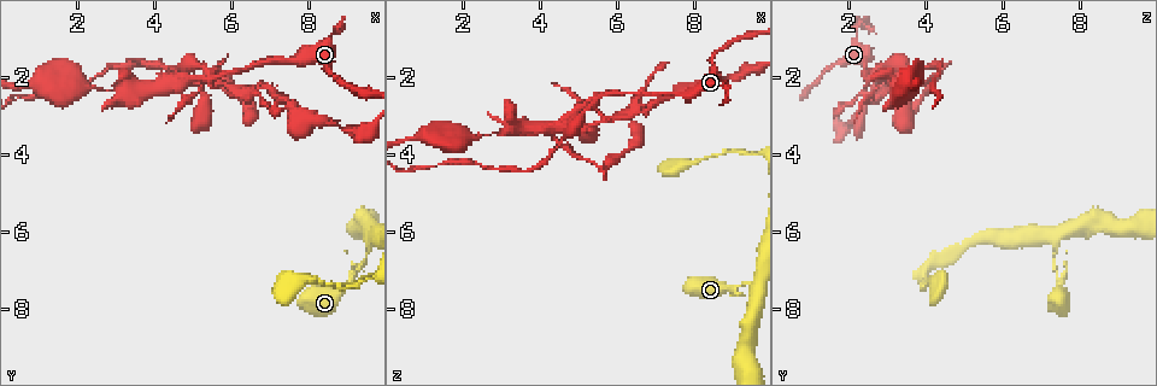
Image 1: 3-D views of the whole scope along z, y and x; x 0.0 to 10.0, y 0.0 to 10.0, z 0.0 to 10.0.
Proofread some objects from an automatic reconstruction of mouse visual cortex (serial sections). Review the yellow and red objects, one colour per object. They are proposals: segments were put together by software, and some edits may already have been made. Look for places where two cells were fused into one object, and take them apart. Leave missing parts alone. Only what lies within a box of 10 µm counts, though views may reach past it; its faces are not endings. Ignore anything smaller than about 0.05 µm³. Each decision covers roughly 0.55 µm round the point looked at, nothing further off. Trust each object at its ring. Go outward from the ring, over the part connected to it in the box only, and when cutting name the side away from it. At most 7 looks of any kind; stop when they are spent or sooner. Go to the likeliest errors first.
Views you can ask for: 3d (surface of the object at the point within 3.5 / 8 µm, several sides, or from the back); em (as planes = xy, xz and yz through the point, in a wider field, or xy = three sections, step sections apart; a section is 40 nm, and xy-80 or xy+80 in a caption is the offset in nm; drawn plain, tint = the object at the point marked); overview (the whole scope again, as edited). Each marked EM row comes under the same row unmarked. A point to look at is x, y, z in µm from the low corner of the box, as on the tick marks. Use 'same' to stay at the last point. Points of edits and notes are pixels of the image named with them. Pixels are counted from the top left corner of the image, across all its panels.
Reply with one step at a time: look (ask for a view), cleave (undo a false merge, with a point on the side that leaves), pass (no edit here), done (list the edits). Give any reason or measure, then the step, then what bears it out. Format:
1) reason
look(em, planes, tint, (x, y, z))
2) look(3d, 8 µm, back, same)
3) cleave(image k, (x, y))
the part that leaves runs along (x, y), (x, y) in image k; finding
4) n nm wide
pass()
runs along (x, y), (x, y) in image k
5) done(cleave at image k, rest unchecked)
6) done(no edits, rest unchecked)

thick turns thin
look(3d, 8 µm, (9.20, 7.15, 7.50))

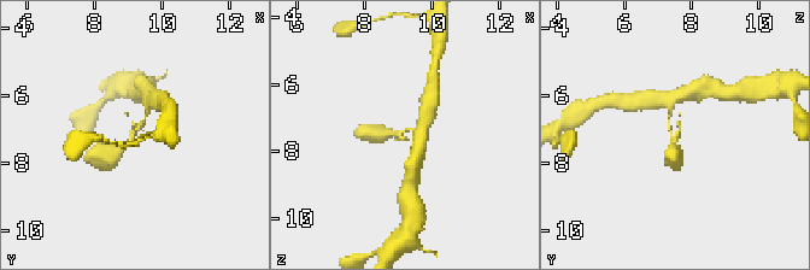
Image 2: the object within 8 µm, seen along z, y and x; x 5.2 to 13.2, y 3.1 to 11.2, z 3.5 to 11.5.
closer look
look(3d, 3.5 µm, same)

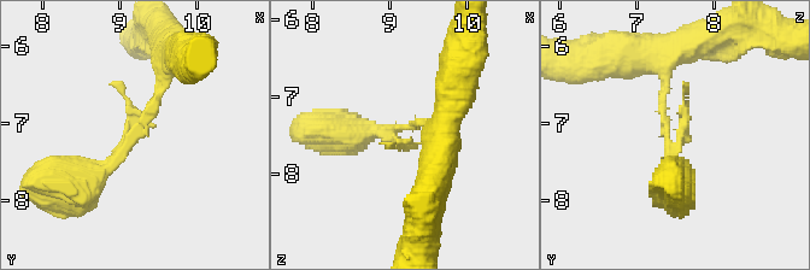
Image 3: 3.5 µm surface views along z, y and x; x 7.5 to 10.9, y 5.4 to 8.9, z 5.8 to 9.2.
now the EM
look(em, xy, step 5, tint, (9.25, 7.10, 7.45))

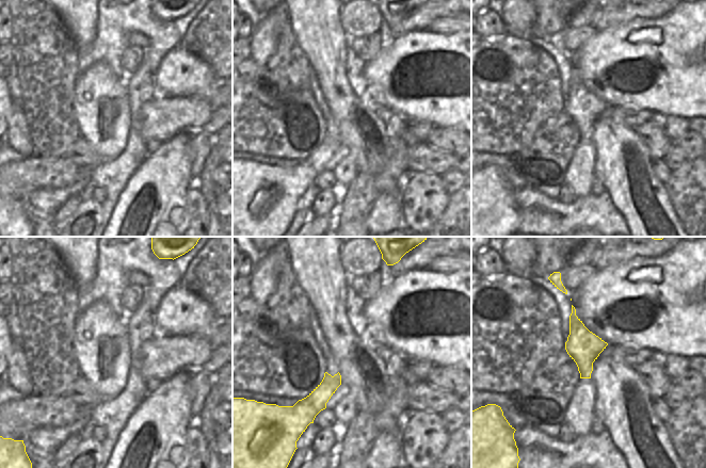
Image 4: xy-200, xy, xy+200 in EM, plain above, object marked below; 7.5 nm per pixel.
pass()
runs along (78, 188), (127, 147), (168, 59) in image 3; all the same cell

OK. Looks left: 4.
sudden change in width
look(3d, 3.5 µm, (6.65, 1.55, 2.40))

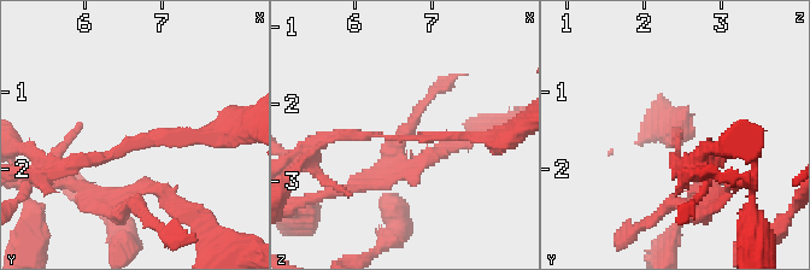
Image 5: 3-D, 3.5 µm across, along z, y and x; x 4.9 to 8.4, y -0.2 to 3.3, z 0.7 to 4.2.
look(em, xy, step 5, tint, (6.70, 1.60, 2.45))

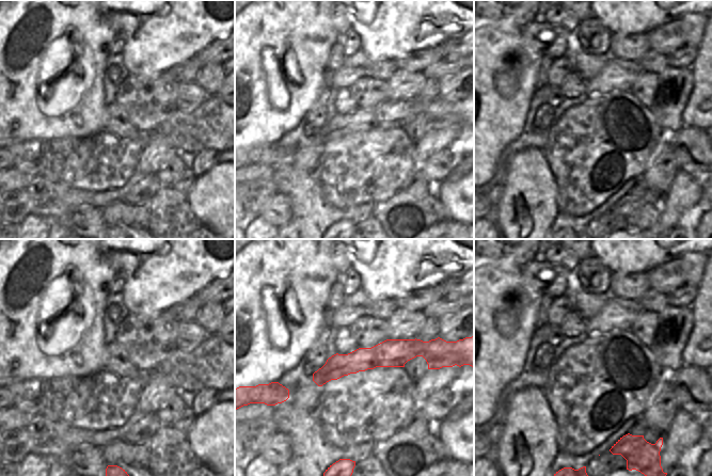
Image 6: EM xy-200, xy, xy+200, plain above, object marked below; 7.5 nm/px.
arms of 150, 150 nm
pass()
runs along (493, 139), (334, 136) in image 5; all the same cell

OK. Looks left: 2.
look(3d, 3.5 µm, back, (4.85, 2.15, 3.15))

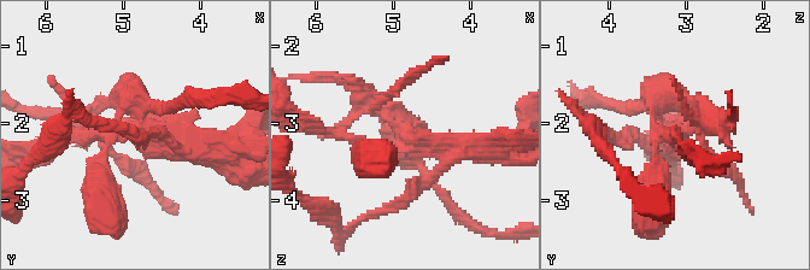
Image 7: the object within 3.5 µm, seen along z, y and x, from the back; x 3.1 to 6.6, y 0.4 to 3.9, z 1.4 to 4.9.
look(em, planes, tint, (4.85, 2.10, 3.15))

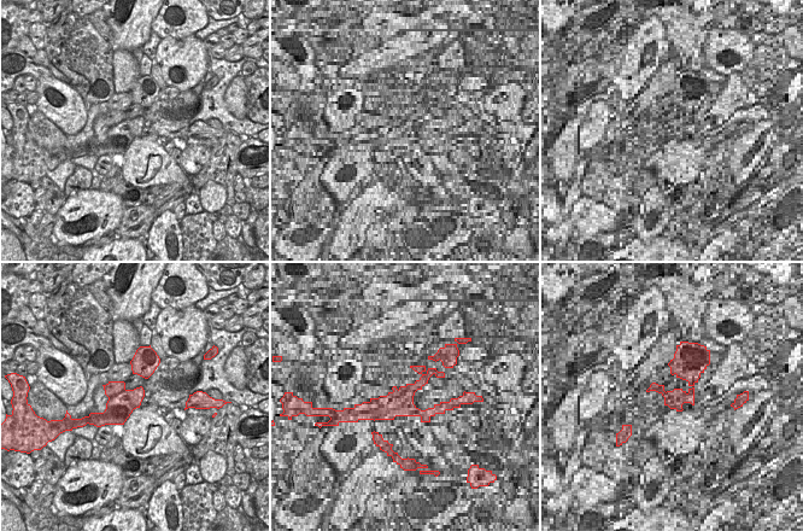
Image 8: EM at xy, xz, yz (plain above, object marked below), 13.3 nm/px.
cleave(image 7, (615, 138))
the part that leaves runs along (731, 122), (663, 134) in image 7; two cells meet here

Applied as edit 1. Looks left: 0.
done(cleave at image 7, rest unchecked)

